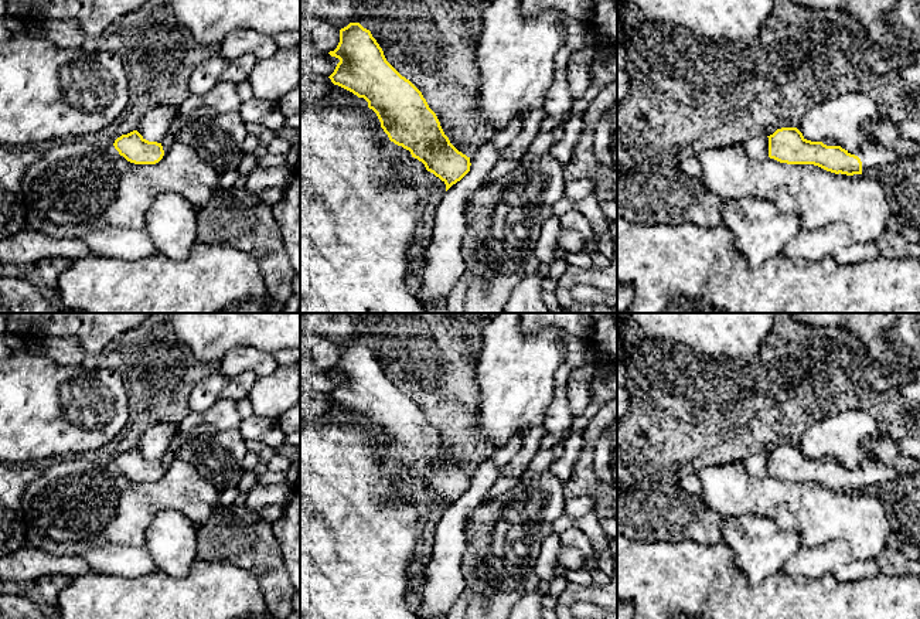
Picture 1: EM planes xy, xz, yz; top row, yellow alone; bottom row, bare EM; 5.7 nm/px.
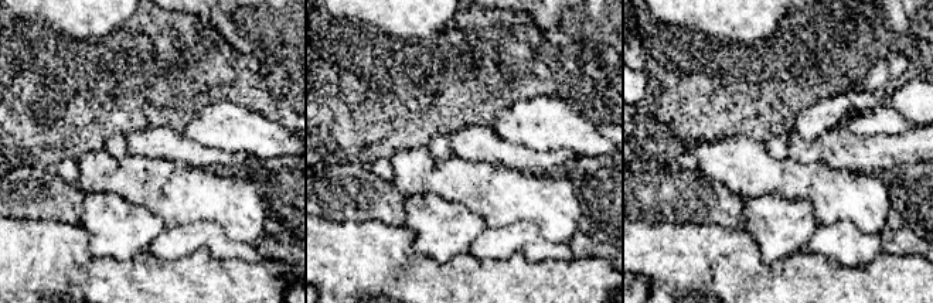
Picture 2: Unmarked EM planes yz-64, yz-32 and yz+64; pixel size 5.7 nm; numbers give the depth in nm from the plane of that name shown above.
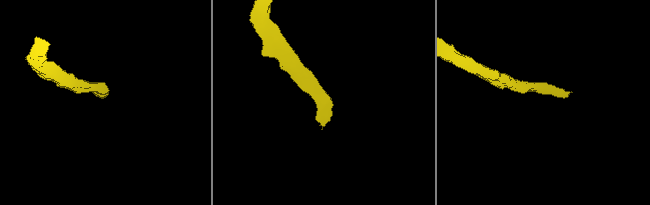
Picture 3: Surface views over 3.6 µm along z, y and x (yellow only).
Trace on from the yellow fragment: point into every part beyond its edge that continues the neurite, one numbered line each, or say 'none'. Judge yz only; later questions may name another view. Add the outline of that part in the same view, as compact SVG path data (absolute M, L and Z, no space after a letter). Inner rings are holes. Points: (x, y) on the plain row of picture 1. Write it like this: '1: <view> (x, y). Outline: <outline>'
1: yz (872, 472). Outline: M863 460L855 467L848 467L848 470L855 472L861 476L862 479L862 492L865 490L872 490L876 486L892 482L897 477L907 476L903 472L886 466L882 462L878 460Z

